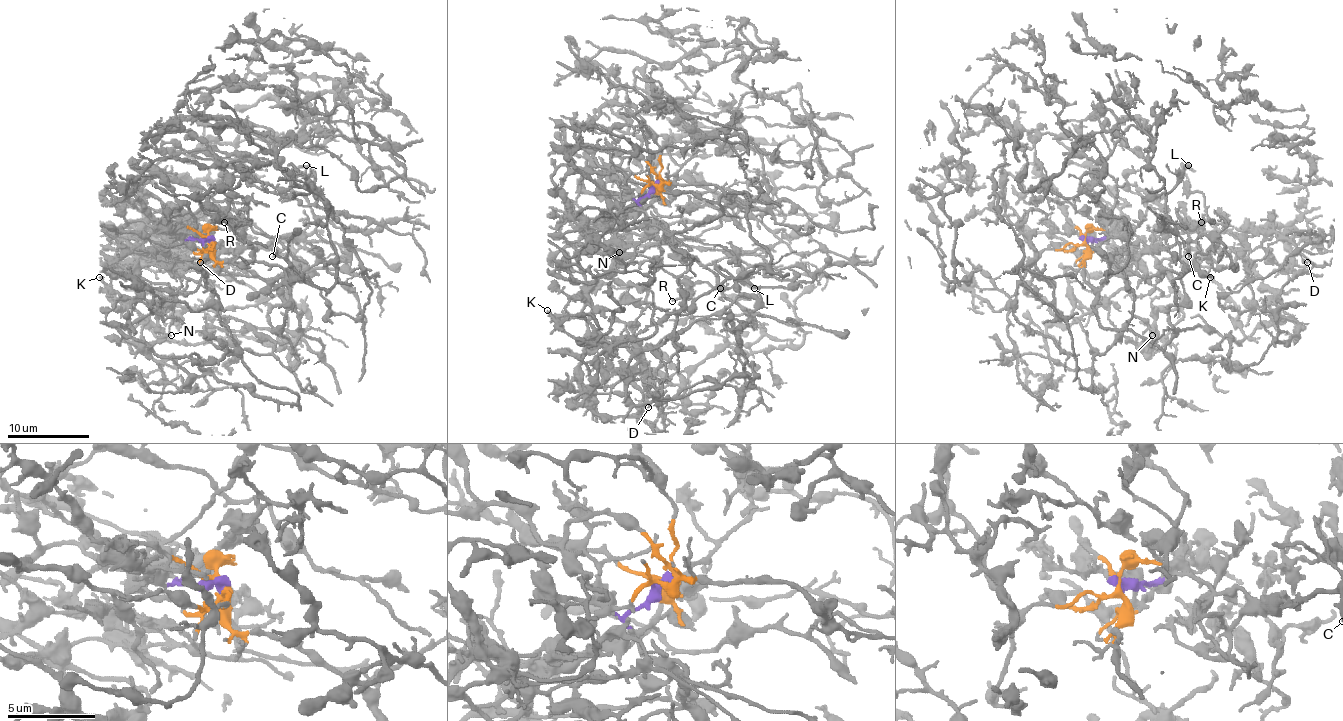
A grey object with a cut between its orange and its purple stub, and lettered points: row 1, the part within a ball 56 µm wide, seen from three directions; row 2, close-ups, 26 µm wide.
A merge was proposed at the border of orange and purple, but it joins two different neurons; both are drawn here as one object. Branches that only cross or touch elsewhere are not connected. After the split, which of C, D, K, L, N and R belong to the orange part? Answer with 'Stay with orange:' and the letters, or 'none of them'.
Stay with orange: K, L

